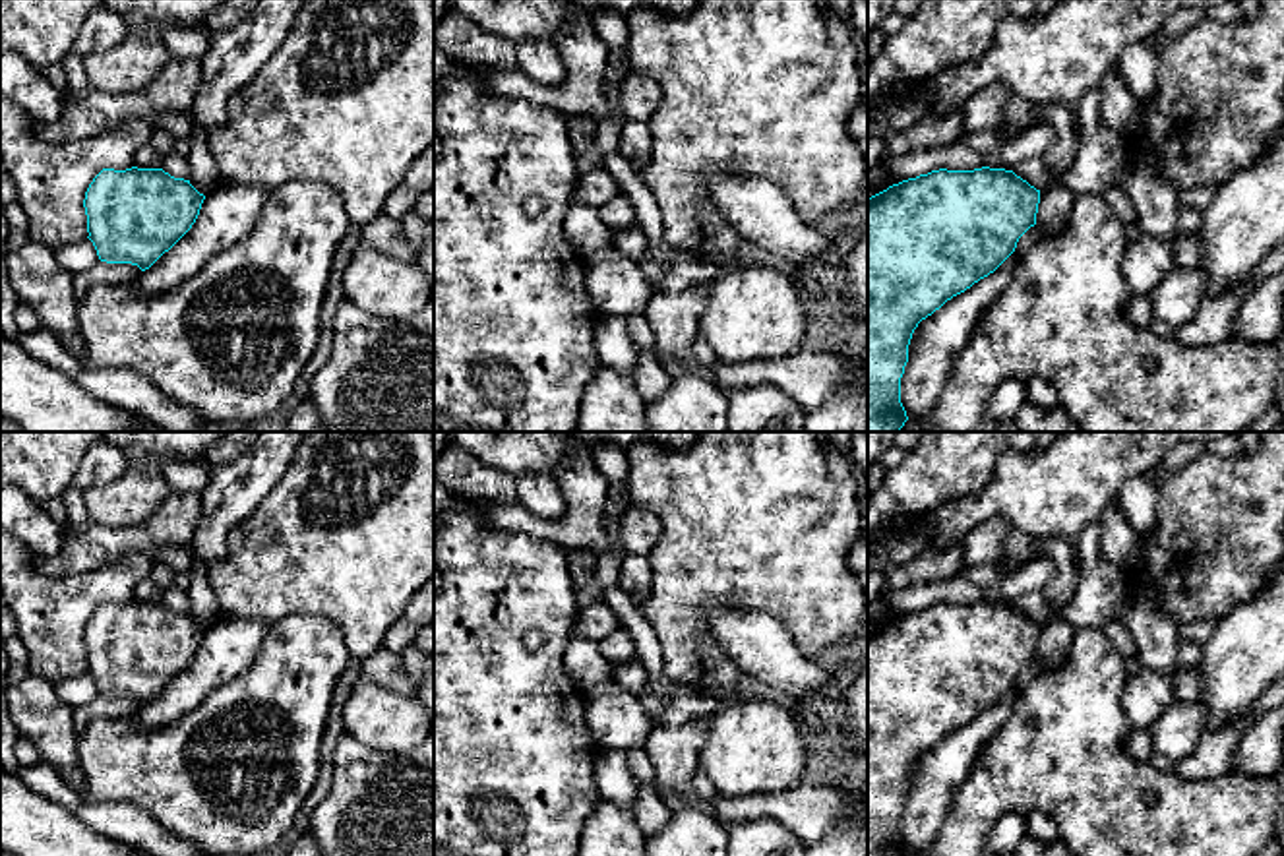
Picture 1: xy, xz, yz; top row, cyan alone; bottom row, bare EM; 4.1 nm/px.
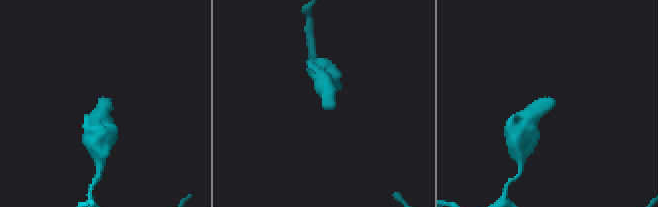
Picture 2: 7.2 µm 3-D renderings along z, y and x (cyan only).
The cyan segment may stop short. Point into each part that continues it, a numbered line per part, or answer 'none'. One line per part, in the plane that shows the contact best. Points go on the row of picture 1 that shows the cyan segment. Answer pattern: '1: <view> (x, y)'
none

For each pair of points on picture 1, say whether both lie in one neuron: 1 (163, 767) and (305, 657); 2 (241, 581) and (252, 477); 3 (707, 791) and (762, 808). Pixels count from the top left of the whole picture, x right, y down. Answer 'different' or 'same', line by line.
1: same
2: different
3: different

